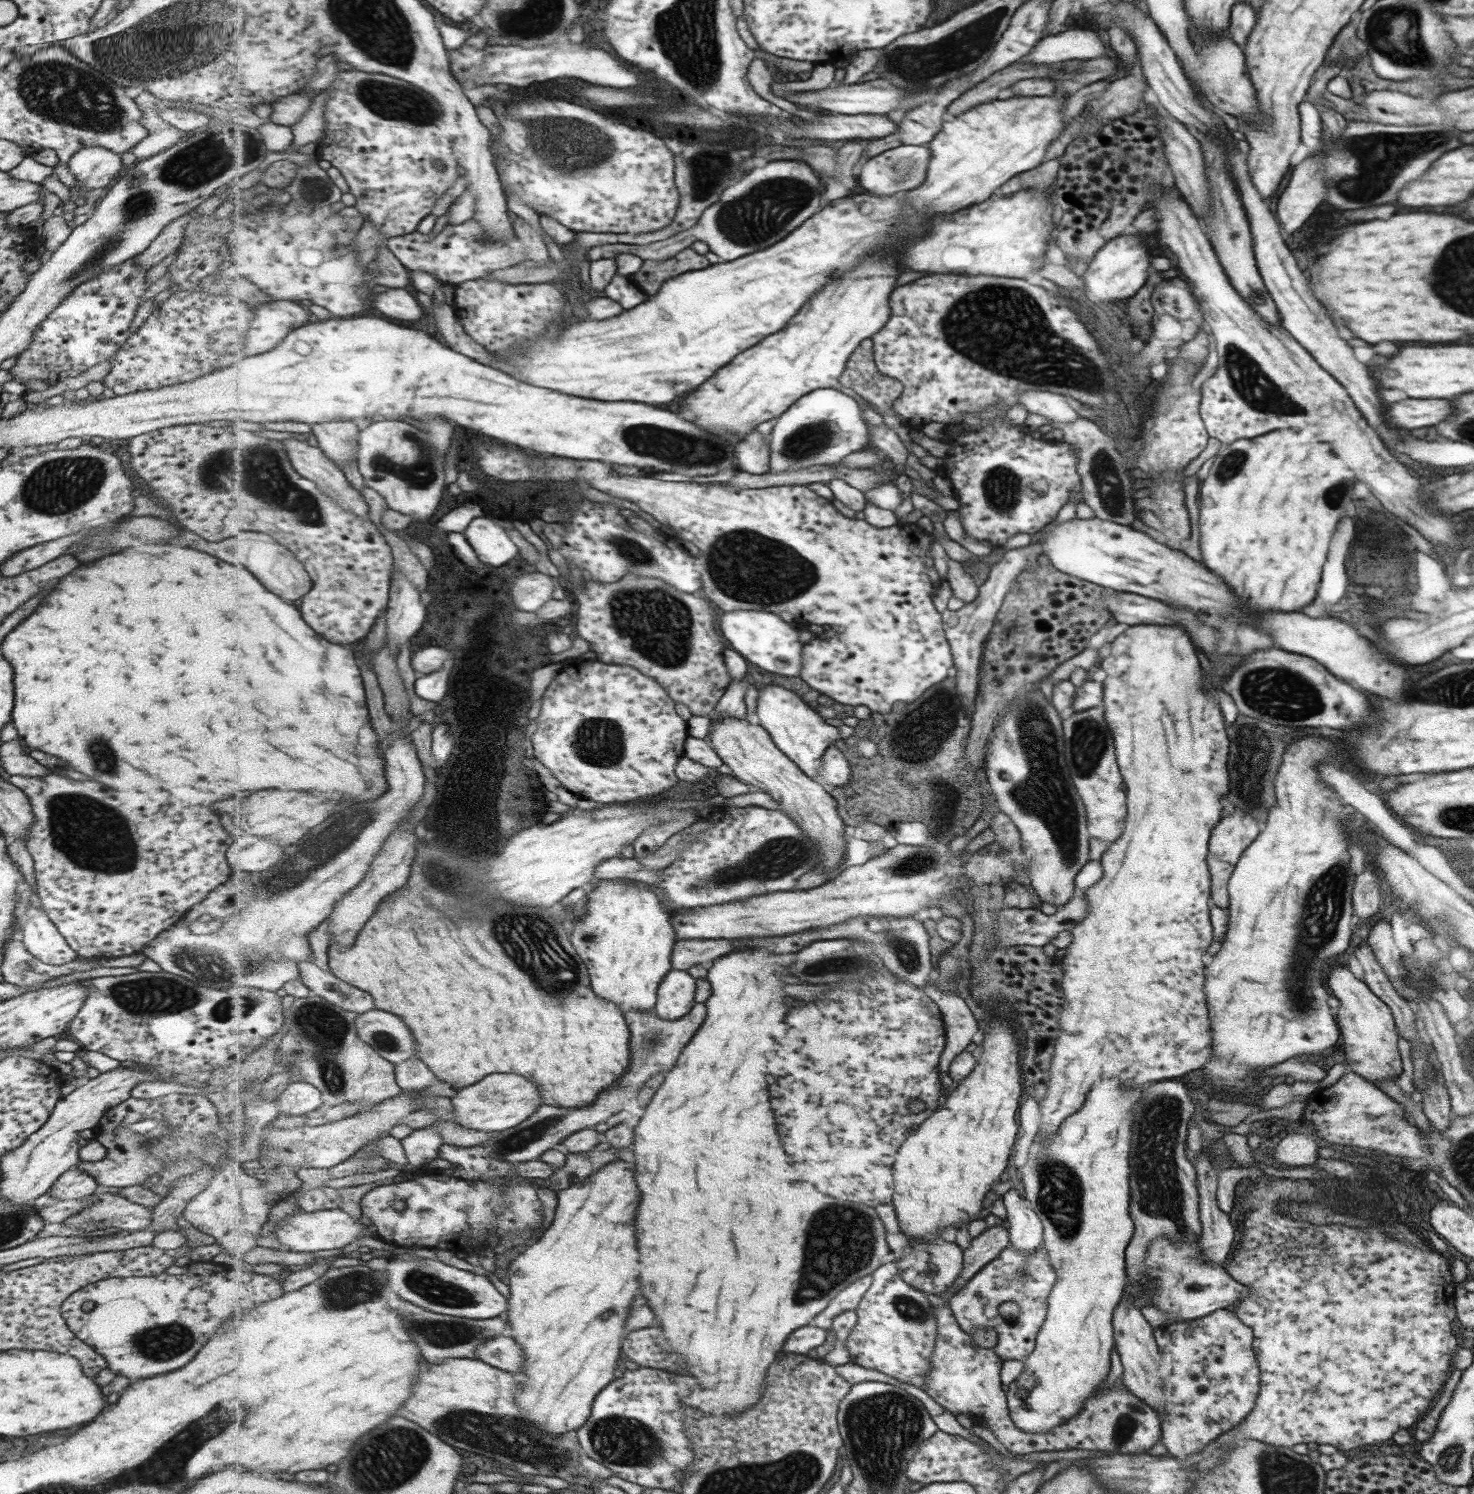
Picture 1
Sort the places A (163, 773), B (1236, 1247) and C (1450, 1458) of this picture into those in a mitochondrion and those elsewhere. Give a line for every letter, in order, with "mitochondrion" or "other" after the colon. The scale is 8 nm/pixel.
A: other
B: other
C: mitochondrion

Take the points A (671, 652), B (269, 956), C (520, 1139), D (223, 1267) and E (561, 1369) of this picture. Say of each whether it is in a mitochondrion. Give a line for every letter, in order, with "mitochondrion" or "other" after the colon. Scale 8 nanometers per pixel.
A: mitochondrion
B: mitochondrion
C: mitochondrion
D: other
E: other

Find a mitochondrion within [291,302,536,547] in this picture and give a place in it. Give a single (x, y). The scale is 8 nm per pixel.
(422, 473)

